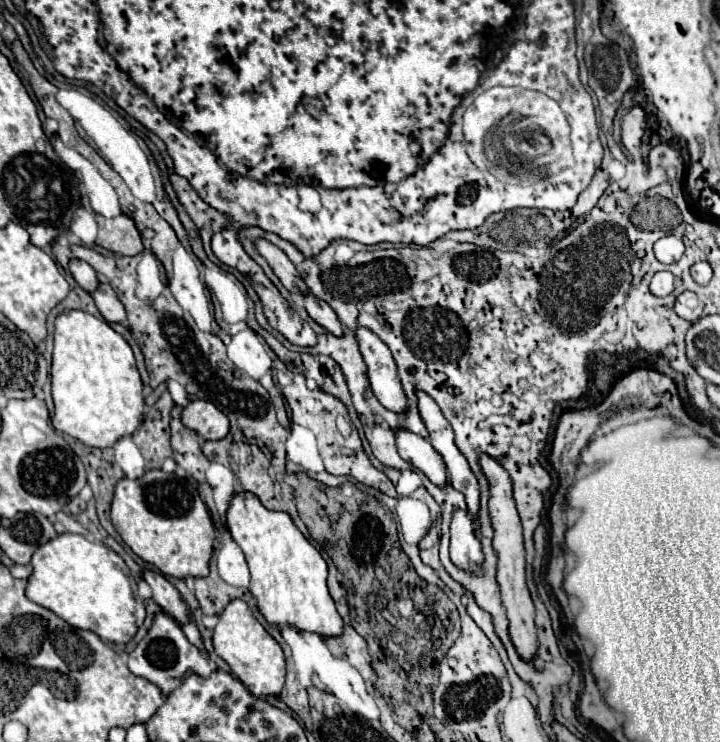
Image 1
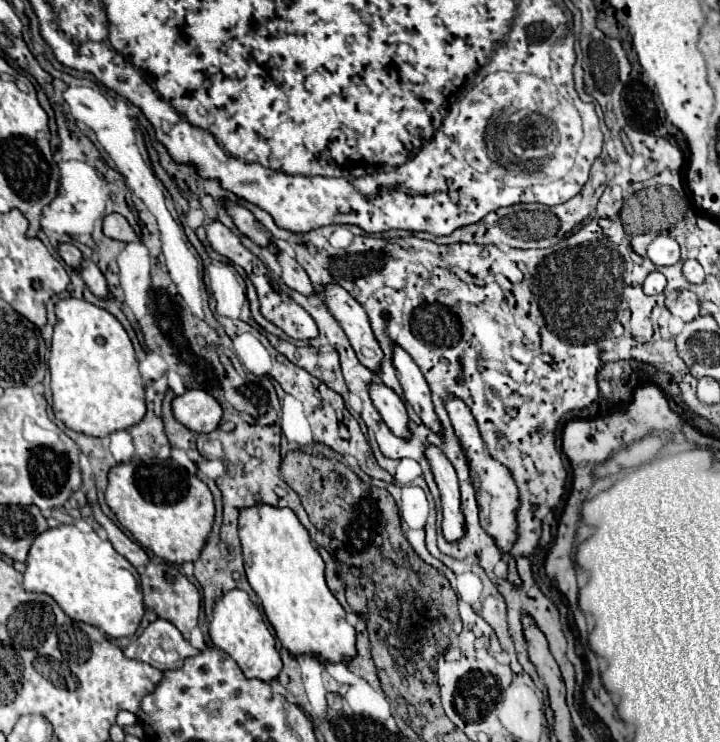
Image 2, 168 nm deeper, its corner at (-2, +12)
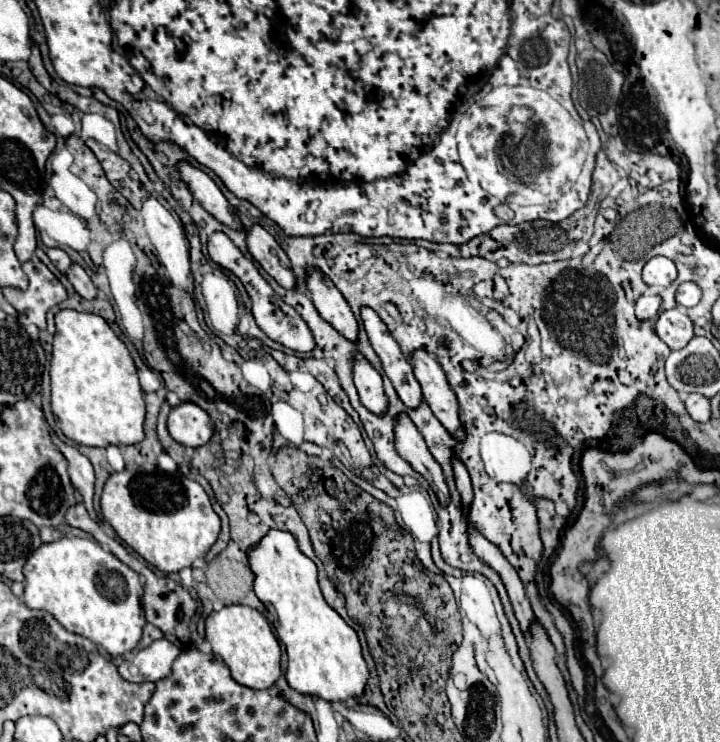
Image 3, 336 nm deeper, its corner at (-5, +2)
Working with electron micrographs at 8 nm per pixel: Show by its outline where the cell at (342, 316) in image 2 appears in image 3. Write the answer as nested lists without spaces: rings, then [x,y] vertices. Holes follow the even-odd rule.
[[[306,268],[306,286],[312,294],[312,302],[318,314],[348,340],[356,340],[358,322],[332,280],[328,280],[318,268]]]

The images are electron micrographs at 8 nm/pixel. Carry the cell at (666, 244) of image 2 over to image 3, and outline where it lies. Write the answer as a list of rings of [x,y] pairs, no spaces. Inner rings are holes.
[[[656,256],[646,262],[644,272],[642,272],[642,280],[650,288],[666,288],[676,280],[676,266],[672,260],[668,260],[664,256]]]

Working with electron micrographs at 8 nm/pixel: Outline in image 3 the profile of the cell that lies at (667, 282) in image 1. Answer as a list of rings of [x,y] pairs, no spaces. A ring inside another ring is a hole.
[[[644,294],[644,296],[640,296],[636,300],[636,318],[642,320],[642,322],[656,318],[658,312],[660,312],[660,304],[662,304],[662,300],[656,294]]]

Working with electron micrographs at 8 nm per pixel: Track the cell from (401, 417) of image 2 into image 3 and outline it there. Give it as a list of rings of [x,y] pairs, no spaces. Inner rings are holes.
[[[366,358],[352,360],[352,378],[360,396],[360,402],[374,414],[384,414],[388,400],[384,398],[384,386],[380,374],[372,368]]]

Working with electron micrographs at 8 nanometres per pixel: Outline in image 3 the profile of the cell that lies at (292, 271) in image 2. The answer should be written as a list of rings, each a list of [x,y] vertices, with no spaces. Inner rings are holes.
[[[254,224],[246,232],[246,246],[252,258],[284,288],[296,286],[294,274],[290,270],[290,260],[274,236],[260,224]]]

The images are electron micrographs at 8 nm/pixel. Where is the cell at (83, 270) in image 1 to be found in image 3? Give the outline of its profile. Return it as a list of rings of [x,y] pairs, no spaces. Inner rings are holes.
[[[46,248],[46,256],[50,258],[50,262],[52,262],[60,272],[68,270],[68,266],[72,264],[70,256],[68,256],[62,248]]]

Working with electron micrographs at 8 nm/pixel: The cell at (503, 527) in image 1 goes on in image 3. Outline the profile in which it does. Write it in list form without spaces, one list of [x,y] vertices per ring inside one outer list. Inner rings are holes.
[[[414,350],[410,354],[414,360],[414,376],[422,388],[422,398],[428,402],[432,414],[444,424],[444,428],[454,436],[460,438],[464,430],[460,430],[460,418],[458,418],[458,400],[452,388],[448,386],[448,380],[440,368],[440,364],[426,352],[426,350]]]

